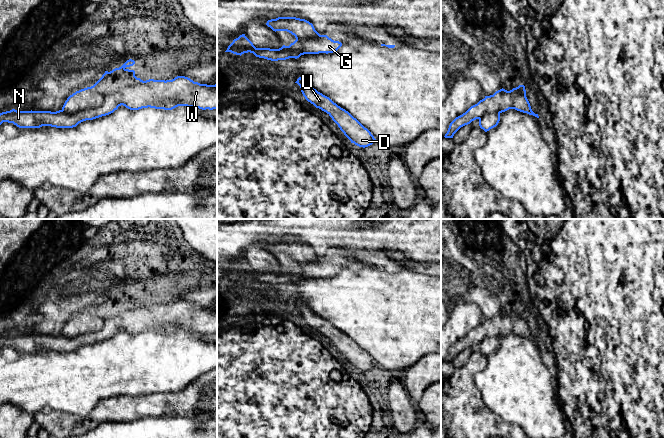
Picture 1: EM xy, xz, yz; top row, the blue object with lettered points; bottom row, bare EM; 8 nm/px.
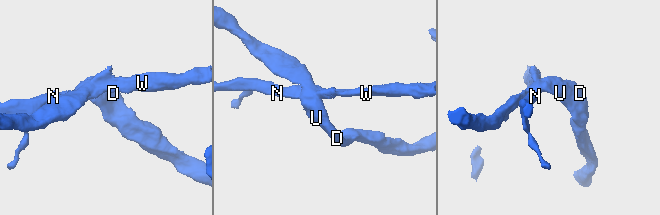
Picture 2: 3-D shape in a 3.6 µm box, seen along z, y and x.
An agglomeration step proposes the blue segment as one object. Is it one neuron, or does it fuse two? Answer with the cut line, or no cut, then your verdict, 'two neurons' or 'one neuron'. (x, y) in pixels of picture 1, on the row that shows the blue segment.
cut xy (104, 96), (104, 100), (98, 106), (75, 112), (62, 110); two neurons

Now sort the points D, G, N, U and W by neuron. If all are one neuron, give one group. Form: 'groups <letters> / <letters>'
groups D U / G N W

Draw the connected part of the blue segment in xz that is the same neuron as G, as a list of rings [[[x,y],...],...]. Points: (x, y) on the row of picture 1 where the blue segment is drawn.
[[[327,35],[318,39],[300,40],[300,52],[303,54],[333,53],[342,46],[339,41],[334,41]]]

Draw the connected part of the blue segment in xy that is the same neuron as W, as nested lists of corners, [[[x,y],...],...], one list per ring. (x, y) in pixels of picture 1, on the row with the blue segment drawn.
[[[127,60],[121,67],[105,73],[93,85],[104,96],[104,102],[96,108],[76,113],[63,110],[51,111],[10,111],[0,113],[0,125],[13,123],[19,128],[73,128],[86,120],[109,115],[123,105],[130,110],[155,108],[172,110],[178,106],[217,109],[217,78],[215,85],[200,84],[188,77],[177,76],[172,80],[141,80],[129,70],[135,61]]]

